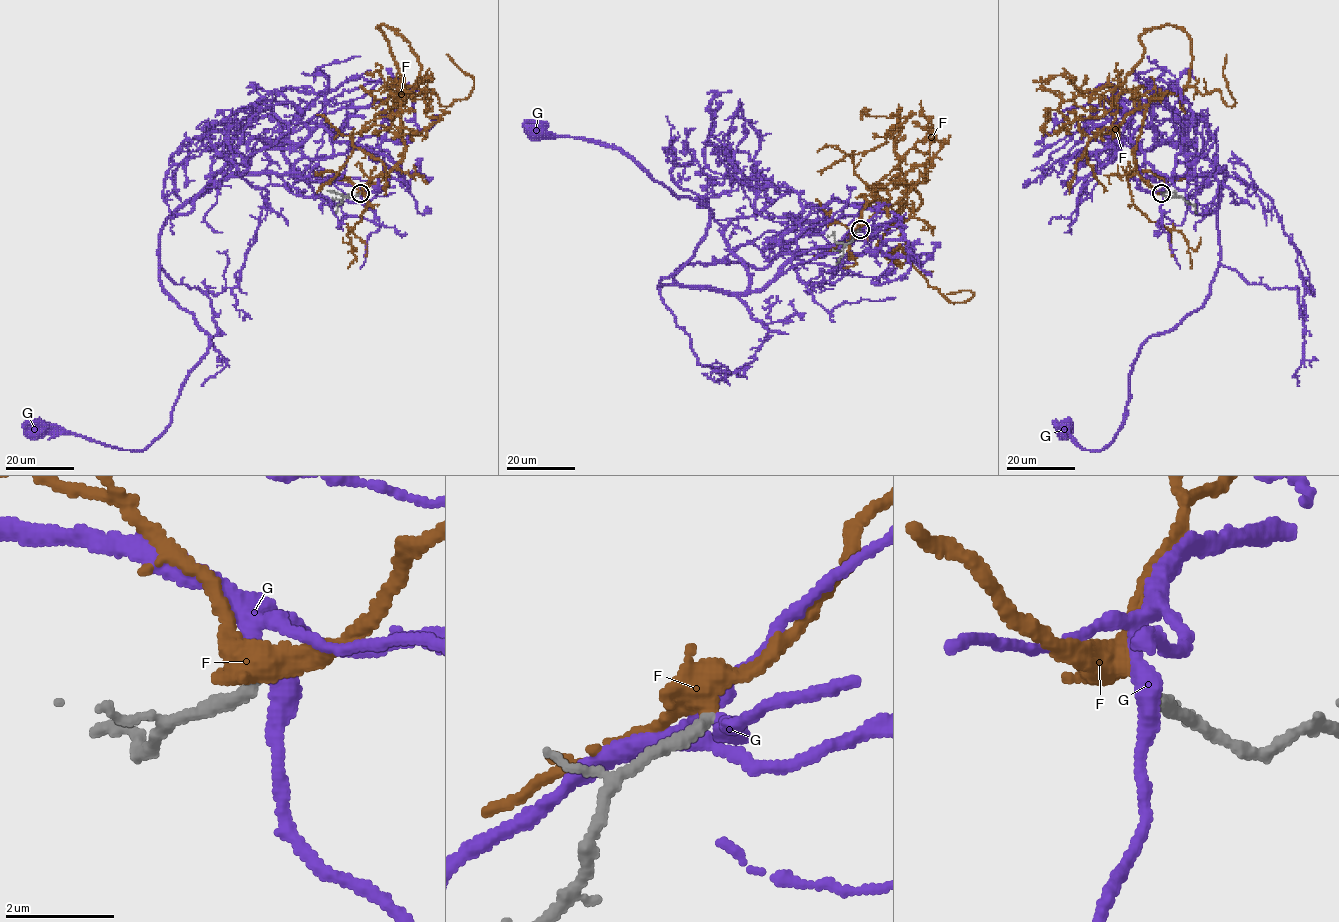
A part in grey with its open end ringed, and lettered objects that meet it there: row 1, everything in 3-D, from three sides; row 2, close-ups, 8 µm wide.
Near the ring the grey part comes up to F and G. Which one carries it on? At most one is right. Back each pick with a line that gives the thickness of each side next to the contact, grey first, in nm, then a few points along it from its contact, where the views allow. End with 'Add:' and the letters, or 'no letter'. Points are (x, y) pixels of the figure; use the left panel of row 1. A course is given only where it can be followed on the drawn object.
F: calibres 240 and 400 nm; course (360, 193), (402, 158), (401, 111), (374, 123), (399, 131), (403, 85), (394, 95), (406, 110), (360, 136)
Add: F

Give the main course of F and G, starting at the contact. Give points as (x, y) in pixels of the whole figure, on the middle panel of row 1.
F: (861, 229), (905, 203), (898, 215), (874, 188), (908, 187), (894, 149), (906, 118), (861, 119)
G: (861, 229), (797, 253), (757, 290), (659, 286), (692, 255), (710, 209), (617, 149), (539, 135)

